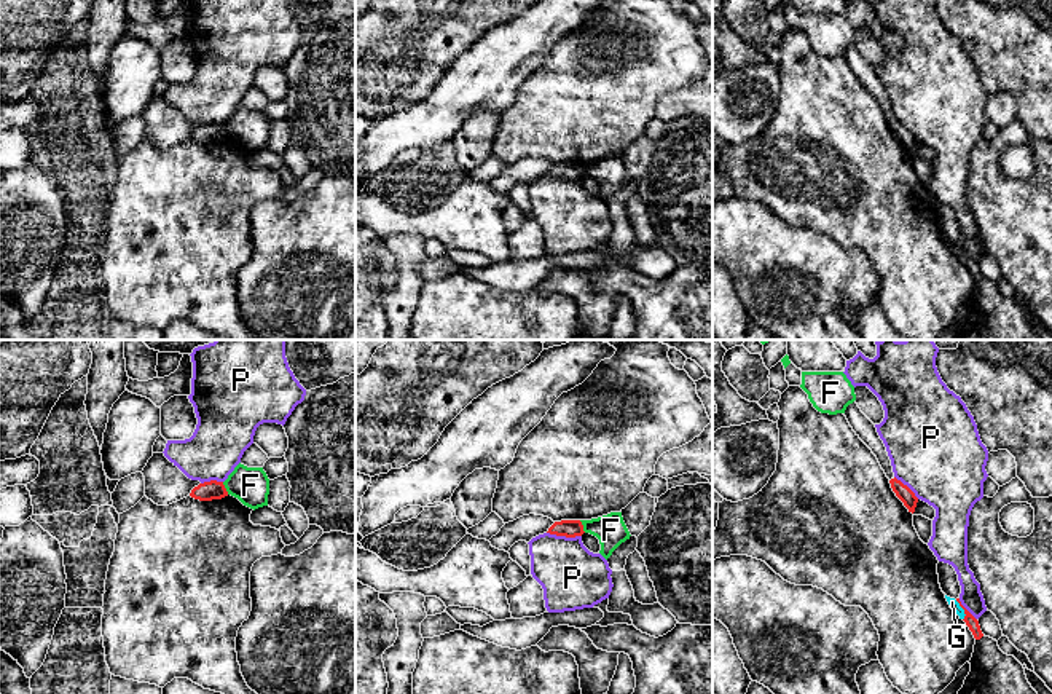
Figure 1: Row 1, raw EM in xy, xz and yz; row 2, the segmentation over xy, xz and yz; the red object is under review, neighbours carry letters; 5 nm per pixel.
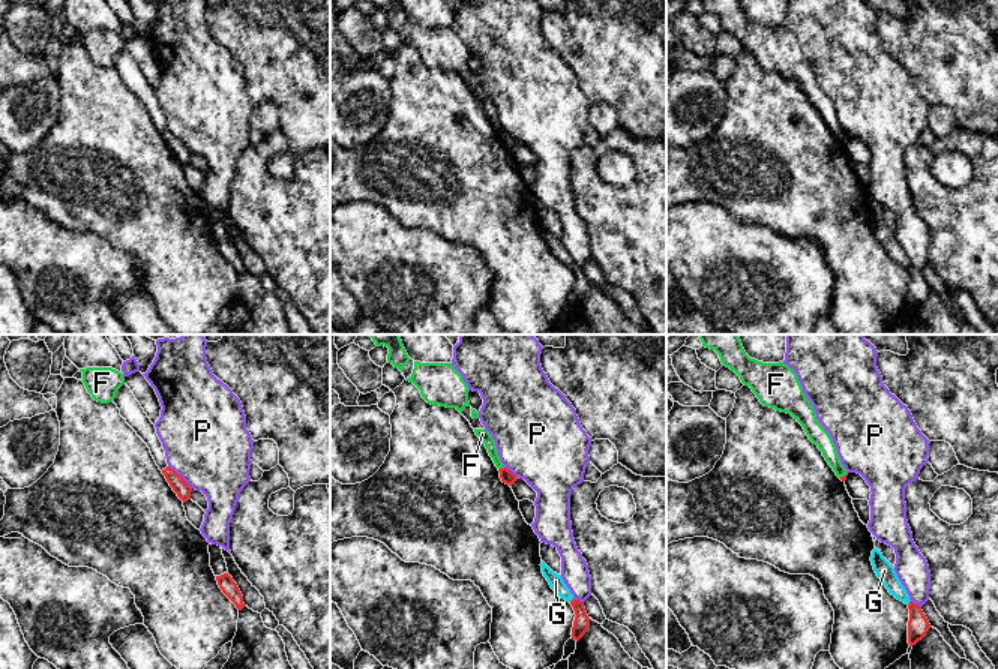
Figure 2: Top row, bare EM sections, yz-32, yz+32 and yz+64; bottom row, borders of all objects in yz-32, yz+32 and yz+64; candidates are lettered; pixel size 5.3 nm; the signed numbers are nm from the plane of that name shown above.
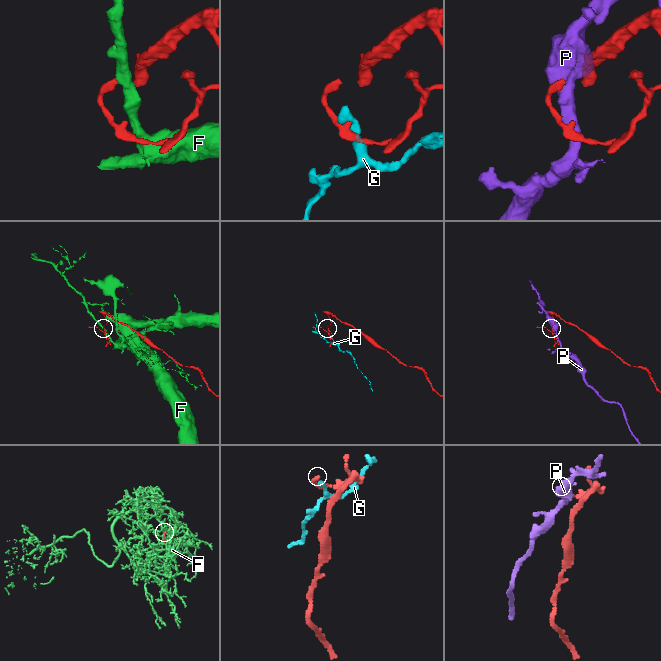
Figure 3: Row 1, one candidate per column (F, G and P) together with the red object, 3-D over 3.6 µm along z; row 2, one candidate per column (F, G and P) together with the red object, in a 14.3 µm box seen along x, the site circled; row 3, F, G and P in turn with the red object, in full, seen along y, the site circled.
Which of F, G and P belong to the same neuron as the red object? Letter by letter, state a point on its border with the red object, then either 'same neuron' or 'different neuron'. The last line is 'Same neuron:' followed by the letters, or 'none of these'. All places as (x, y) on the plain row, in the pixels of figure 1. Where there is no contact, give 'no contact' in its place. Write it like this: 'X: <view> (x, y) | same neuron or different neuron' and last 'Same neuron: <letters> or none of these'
F: xy (225, 131) | different neuron
G: yz (963, 251) | different neuron
P: xz (565, 177) | different neuron
Same neuron: none of these

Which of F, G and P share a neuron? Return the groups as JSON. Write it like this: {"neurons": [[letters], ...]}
{"neurons": [["F"], ["G"], ["P"]]}

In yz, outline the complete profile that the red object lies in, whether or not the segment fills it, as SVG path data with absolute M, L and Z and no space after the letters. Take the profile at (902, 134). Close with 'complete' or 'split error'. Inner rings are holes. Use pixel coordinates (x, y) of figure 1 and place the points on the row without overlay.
M896 120L889 123L893 134L896 136L896 139L904 145L904 148L909 152L909 155L915 155L918 140L915 139L915 136L904 128L901 123L897 123Z; complete

